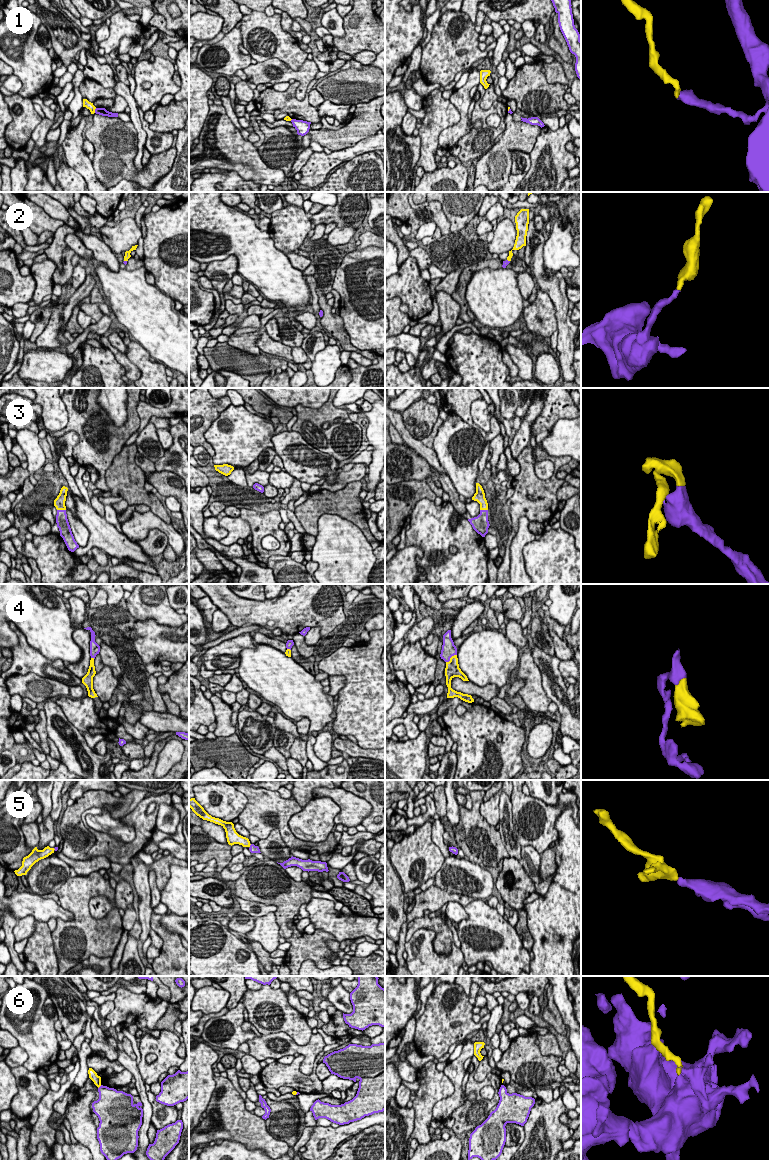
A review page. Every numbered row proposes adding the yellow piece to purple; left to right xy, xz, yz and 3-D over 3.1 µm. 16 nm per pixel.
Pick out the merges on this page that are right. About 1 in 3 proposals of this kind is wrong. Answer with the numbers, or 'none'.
2, 3, 4, 5

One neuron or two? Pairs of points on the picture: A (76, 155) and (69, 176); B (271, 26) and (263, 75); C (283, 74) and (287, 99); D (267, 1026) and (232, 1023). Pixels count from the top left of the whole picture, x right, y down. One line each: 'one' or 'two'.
A: two
B: two
C: two
D: two

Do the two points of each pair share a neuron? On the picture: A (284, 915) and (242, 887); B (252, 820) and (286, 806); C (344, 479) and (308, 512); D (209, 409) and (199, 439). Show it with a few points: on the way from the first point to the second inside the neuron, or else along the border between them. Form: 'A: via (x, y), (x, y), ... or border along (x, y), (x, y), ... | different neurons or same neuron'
A: via (277, 903), (274, 900), (264, 900), (254, 895) | same neuron
B: via (260, 815), (265, 811), (278, 811) | same neuron
C: border along (352, 481), (334, 491), (321, 490) | different neurons
D: via (204, 416), (203, 425), (199, 432) | same neuron

